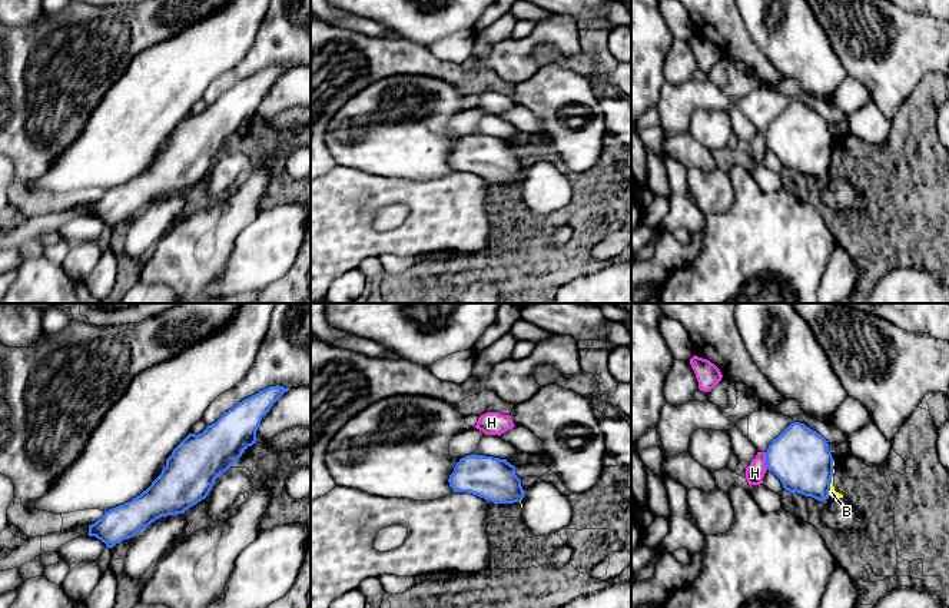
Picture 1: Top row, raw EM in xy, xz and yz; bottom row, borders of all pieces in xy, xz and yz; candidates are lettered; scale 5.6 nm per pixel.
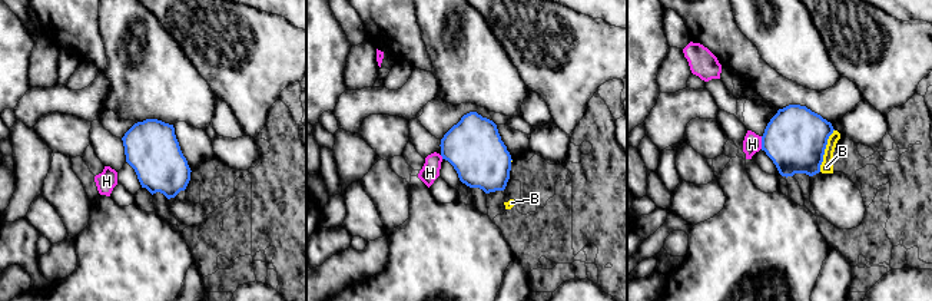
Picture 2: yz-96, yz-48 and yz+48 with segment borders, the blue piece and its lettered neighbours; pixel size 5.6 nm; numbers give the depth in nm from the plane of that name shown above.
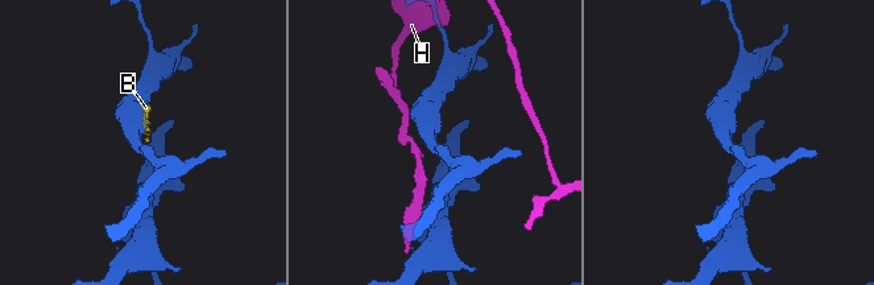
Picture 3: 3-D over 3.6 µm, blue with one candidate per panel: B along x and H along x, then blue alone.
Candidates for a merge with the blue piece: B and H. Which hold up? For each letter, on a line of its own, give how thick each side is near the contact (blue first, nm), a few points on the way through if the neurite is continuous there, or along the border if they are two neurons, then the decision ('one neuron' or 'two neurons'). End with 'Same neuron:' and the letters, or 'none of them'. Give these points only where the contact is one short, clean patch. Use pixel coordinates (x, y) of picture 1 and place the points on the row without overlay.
B: 340 nm thick on the blue side, 50 nm on the other; two neurons
H: 340 nm thick on the blue side, 110 nm on the other; two neurons
Same neuron: none of them

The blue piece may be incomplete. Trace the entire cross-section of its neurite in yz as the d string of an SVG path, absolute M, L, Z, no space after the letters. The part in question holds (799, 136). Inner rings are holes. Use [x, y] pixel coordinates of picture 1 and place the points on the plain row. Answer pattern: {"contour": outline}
{"contour": "M793 102L772 120L764 133L766 147L780 159L786 170L812 176L822 182L830 176L834 139L829 130L827 120L816 110L804 103Z"}

